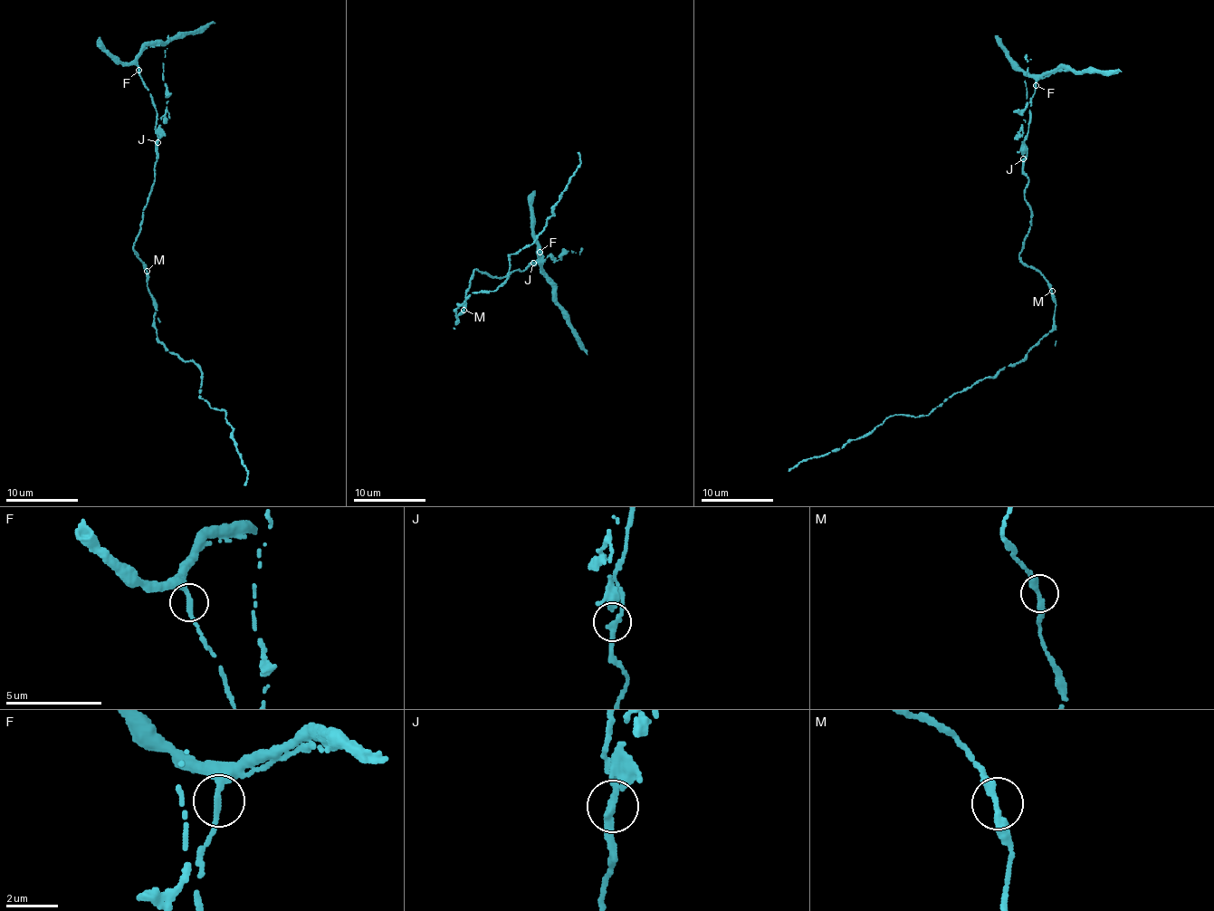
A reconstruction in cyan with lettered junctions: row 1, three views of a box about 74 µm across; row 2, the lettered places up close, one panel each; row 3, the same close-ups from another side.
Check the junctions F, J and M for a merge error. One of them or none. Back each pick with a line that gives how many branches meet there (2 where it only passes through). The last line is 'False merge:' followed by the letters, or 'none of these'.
J: branches 2
False merge: J

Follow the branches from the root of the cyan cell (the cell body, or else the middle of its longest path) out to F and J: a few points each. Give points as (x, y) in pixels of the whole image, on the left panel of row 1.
F: (146, 271), (132, 247), (155, 177), (157, 110), (138, 70)
J: (146, 271), (132, 247), (155, 177), (157, 143)

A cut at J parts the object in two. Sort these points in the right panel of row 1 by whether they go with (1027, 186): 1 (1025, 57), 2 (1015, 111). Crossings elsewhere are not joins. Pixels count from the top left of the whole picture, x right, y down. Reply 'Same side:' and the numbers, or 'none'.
Same side: none

